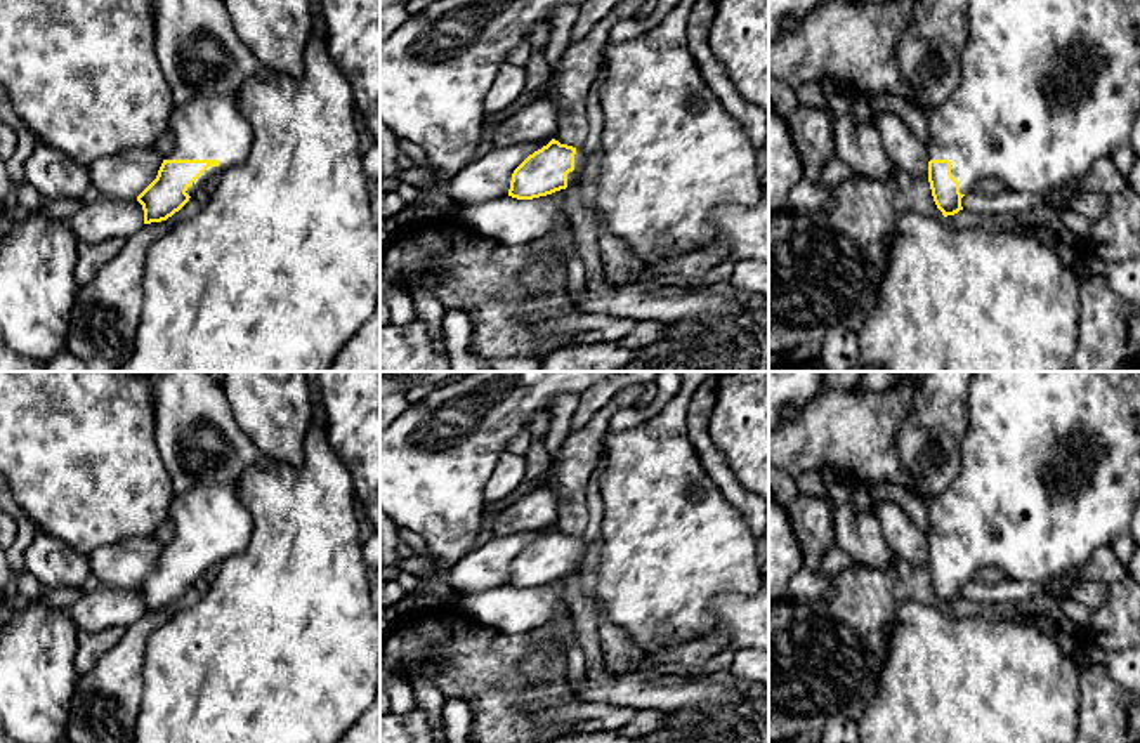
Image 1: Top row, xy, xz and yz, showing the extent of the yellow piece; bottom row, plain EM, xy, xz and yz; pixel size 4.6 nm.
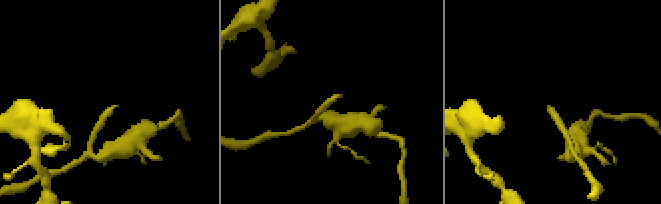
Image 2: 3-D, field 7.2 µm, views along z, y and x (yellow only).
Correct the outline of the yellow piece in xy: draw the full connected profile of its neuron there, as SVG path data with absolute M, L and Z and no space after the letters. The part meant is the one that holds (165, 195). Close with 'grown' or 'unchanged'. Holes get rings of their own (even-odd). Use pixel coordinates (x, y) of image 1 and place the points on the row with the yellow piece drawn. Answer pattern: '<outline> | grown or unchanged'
M238 94L175 104L168 125L175 146L163 158L156 179L137 196L144 224L167 220L200 187L248 156L253 130L238 108Z | grown

